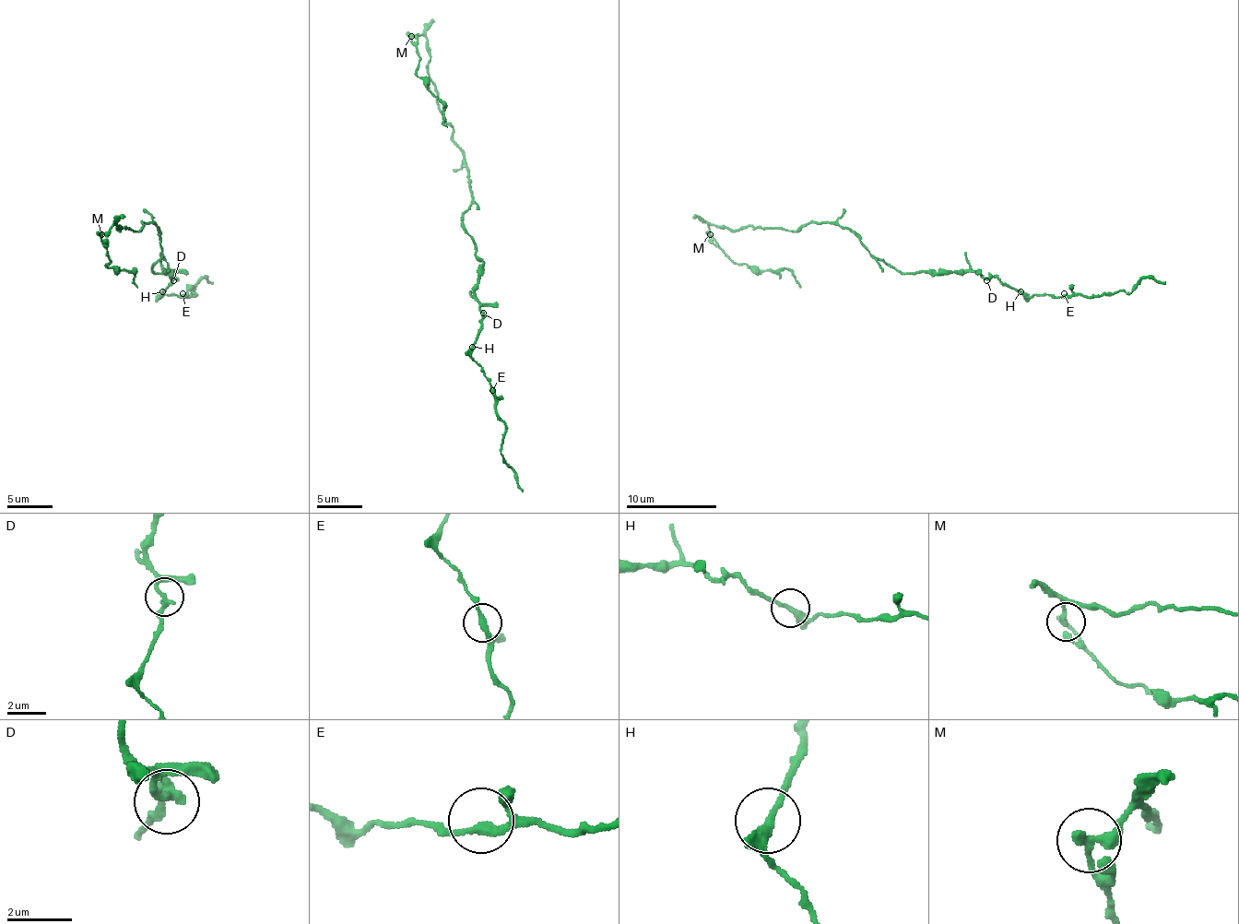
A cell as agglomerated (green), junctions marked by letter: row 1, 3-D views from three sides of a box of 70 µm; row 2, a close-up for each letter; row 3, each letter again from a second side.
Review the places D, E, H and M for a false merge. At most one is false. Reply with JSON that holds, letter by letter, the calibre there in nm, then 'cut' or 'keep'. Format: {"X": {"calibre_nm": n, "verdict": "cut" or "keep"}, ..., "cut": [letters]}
{"D": {"calibre_nm": 260, "verdict": "keep"}, "E": {"calibre_nm": 240, "verdict": "keep"}, "H": {"calibre_nm": 280, "verdict": "keep"}, "M": {"calibre_nm": 280, "verdict": "cut"}, "cut": ["M"]}

